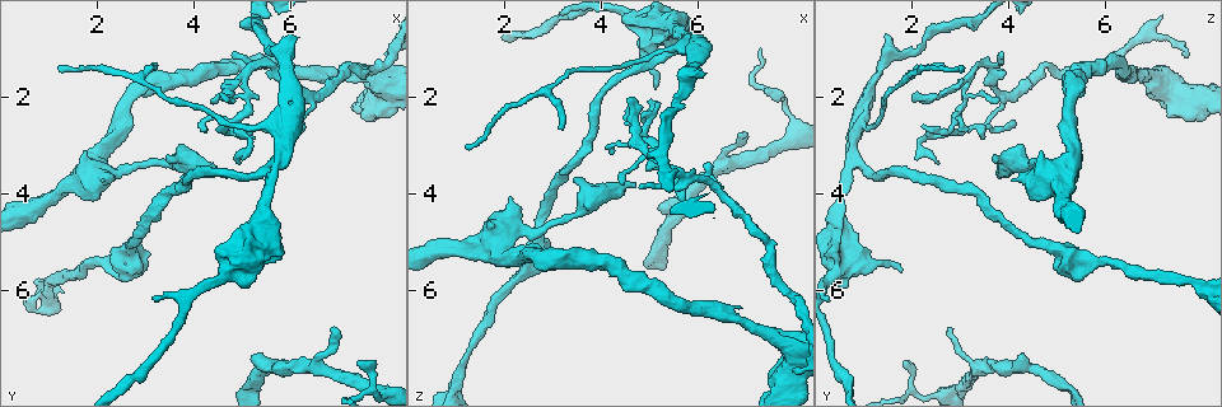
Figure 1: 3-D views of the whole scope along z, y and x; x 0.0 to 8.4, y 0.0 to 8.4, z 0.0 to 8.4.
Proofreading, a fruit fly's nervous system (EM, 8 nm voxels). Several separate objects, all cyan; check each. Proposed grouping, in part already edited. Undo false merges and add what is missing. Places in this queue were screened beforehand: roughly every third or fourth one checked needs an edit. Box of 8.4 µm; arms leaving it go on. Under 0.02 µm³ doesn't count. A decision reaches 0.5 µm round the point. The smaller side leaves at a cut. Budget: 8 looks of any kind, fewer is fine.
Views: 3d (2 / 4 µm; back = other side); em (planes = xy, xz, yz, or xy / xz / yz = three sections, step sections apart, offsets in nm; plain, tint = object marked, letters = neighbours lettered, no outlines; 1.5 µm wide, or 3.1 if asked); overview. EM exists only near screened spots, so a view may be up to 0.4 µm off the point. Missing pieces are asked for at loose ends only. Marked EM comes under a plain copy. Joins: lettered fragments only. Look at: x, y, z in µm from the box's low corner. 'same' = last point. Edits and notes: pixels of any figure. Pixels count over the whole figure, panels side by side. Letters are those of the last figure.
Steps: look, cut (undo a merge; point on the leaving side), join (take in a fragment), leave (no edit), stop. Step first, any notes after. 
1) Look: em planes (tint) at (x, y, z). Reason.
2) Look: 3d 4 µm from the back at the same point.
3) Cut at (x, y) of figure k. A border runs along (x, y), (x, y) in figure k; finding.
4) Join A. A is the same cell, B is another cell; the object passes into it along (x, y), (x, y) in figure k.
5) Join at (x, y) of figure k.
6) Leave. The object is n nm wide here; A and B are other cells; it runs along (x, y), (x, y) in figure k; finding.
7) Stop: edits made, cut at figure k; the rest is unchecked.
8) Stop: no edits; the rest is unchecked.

Look: em yz step 4 (letters) at (6.10, 0.75, 1.55).

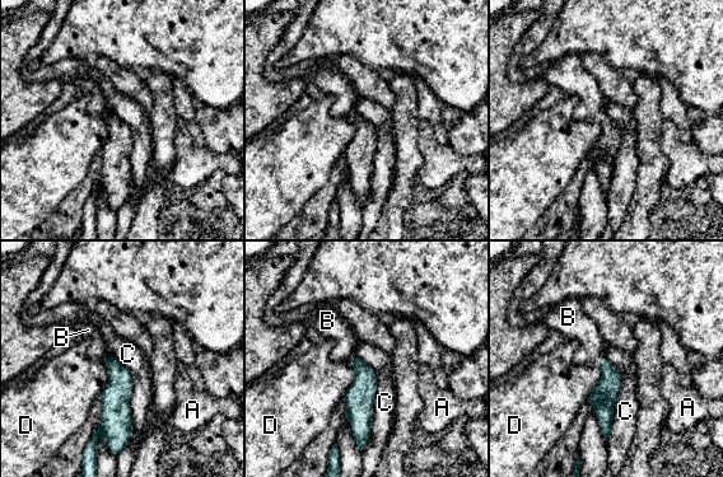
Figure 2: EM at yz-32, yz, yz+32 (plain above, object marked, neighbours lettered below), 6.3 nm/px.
Look: em planes (letters) at the same point. Another direction.

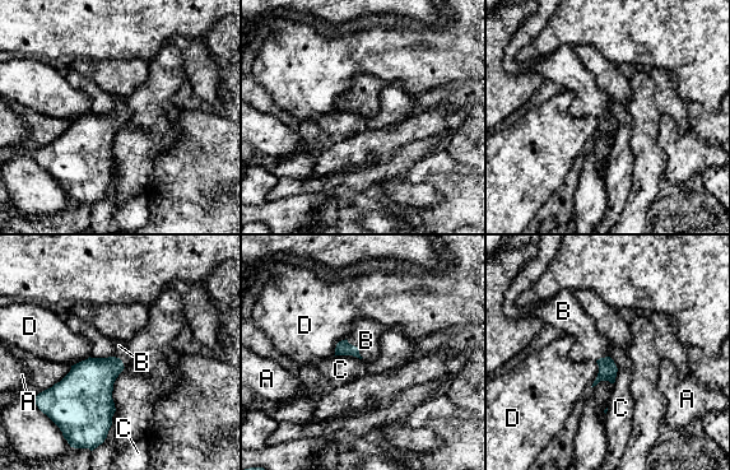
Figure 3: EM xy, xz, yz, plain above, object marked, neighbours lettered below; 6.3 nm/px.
Join at (366, 340) of figure 3. B is the same cell, A, C and D are other cells; the object passes into it along (343, 348), (356, 347), (366, 340) in figure 3; it goes on there.

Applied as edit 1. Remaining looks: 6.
Look: em yz step 8 (tint) at (5.05, 1.60, 3.20). Branch point.

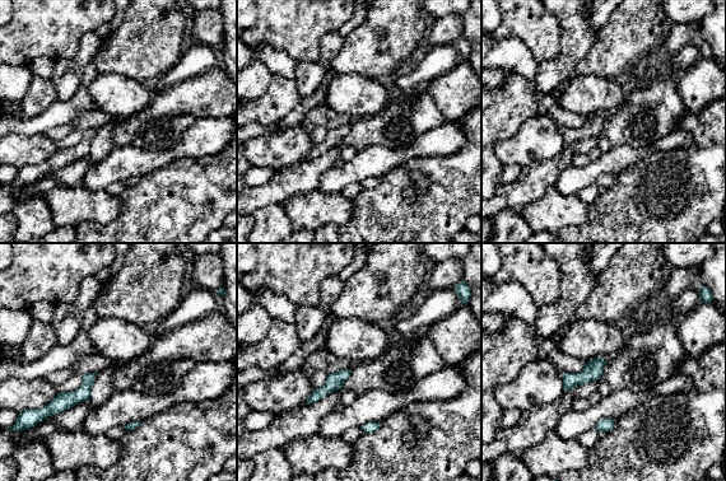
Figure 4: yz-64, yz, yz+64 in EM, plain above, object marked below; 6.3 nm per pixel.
Look: em planes (letters) at the same point. Another direction.

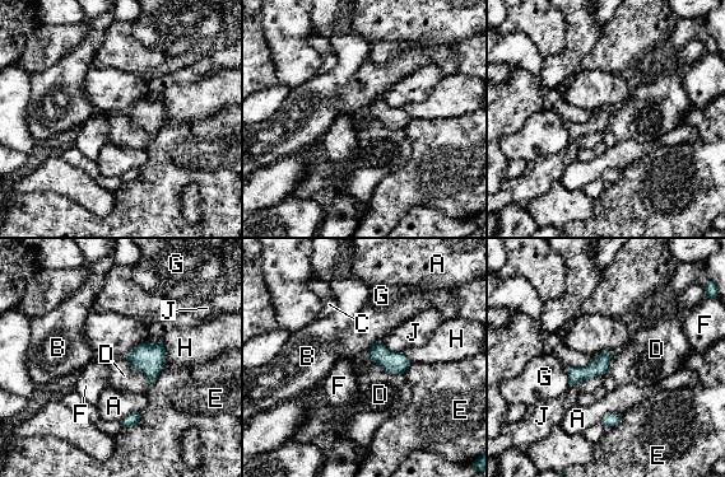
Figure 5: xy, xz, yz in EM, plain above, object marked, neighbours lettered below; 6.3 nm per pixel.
Leave. The object is 110 nm wide here; A, B, C, D, E, F, G, H and J are other cells; a border runs along (602, 374), (585, 378), (570, 386) in figure 5; one neuron here.

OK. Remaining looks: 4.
Look: 3d 2 µm at (4.95, 3.35, 2.55).

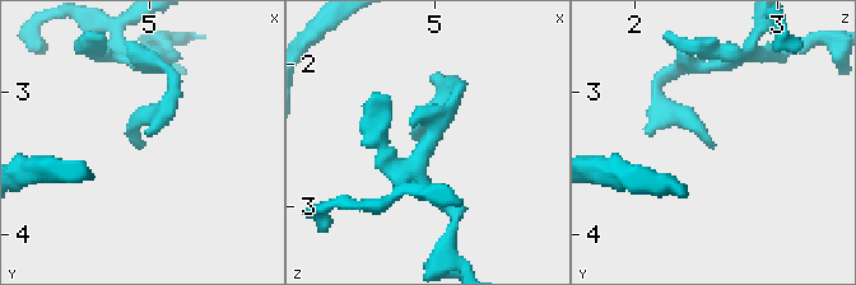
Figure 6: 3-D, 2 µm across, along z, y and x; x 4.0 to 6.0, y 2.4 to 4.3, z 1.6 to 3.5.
Look: em planes (letters) at (4.92, 3.38, 2.58). Now the EM.

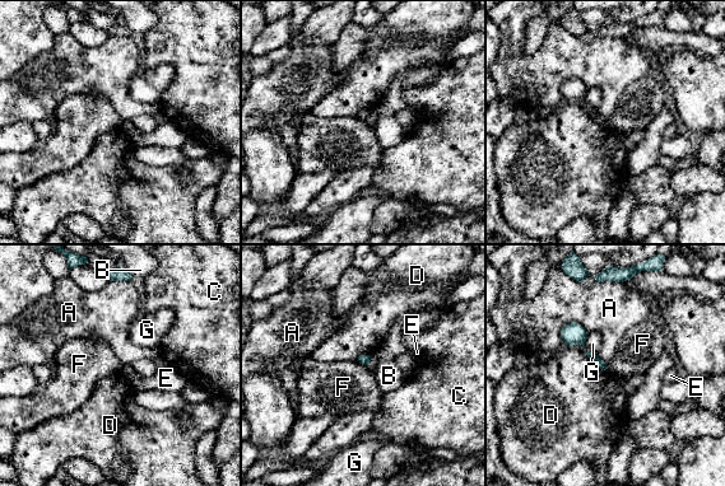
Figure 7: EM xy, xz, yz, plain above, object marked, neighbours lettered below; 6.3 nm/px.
Leave. A, B, C, D, E, F and G are other cells; a border runs along (358, 360), (366, 365) in figure 7; none of them fits.

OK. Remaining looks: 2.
Stop: edits made, join at figure 3; the rest is unchecked.

